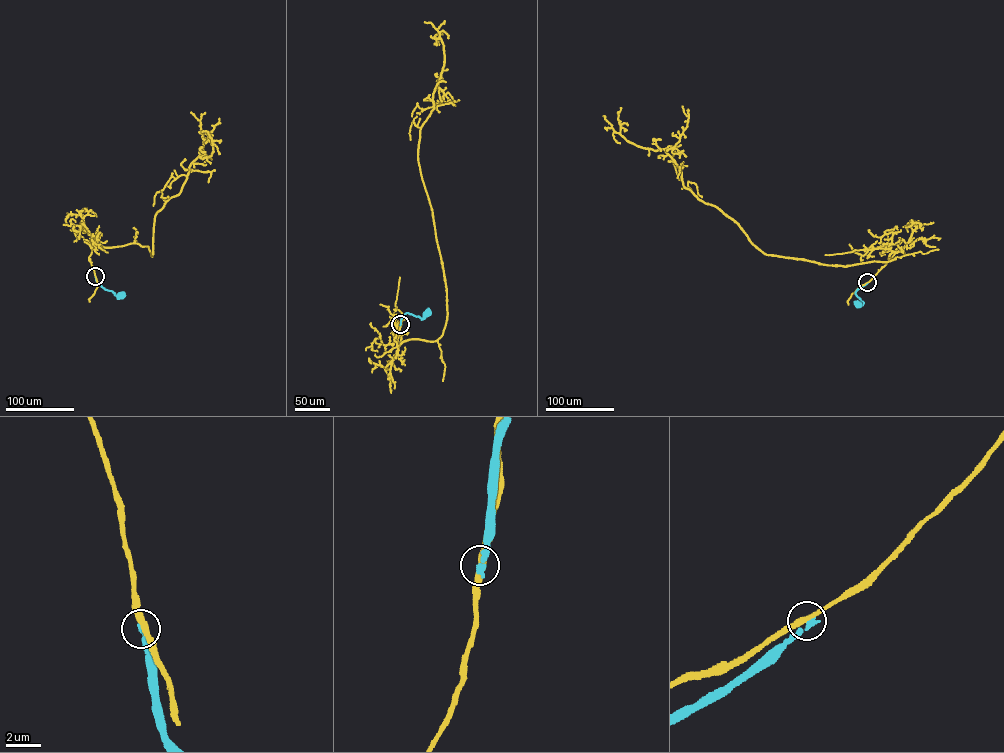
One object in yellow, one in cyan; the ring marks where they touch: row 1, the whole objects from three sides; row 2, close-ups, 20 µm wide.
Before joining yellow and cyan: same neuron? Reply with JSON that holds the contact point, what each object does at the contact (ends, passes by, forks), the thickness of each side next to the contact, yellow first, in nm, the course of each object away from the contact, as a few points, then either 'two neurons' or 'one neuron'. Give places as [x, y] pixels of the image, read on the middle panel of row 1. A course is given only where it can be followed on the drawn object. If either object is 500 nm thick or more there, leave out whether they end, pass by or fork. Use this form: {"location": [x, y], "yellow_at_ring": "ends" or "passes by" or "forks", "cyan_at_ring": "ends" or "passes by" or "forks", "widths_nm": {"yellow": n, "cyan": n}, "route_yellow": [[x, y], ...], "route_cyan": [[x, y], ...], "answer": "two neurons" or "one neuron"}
{"location": [400, 324], "yellow_at_ring": "passes by", "cyan_at_ring": "ends", "widths_nm": {"yellow": 280, "cyan": 320}, "route_yellow": [[400, 324], [397, 347], [436, 341], [447, 318], [417, 154], [444, 63], [434, 36], [442, 34]], "route_cyan": [[400, 325], [406, 313], [422, 319], [427, 312]], "answer": "two neurons"}

